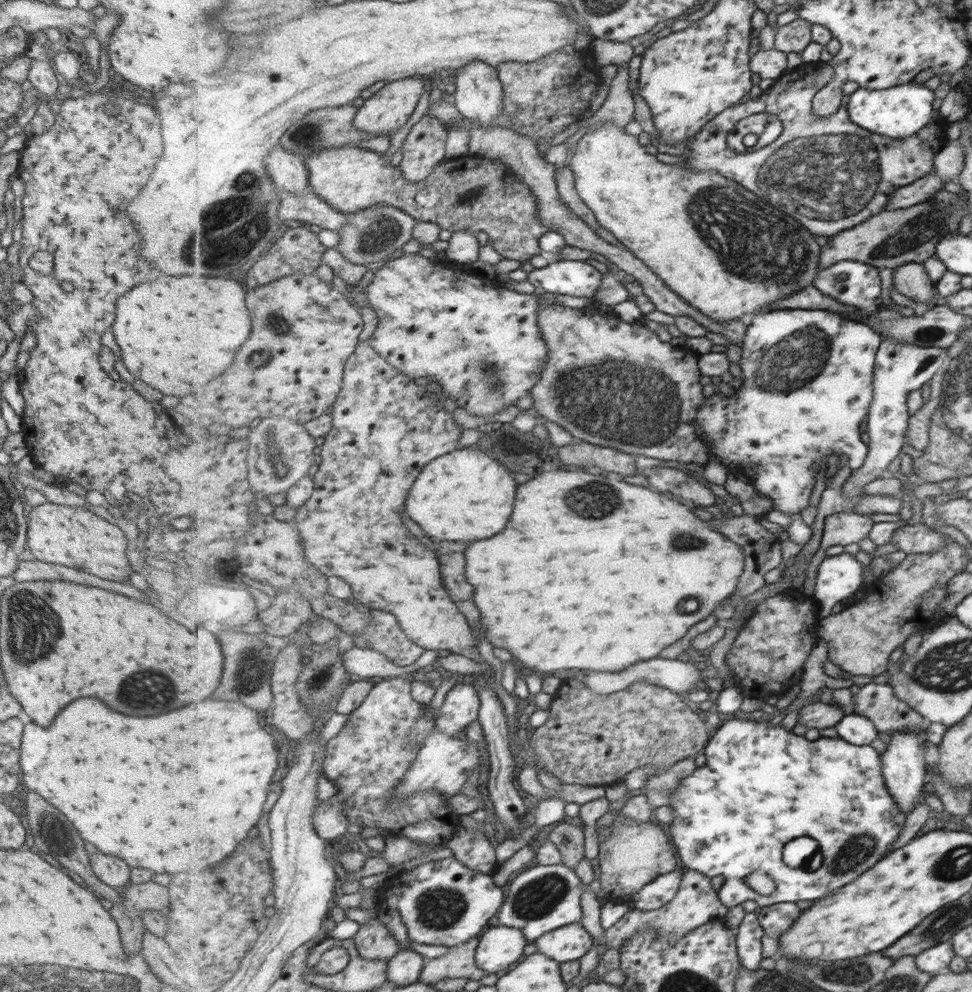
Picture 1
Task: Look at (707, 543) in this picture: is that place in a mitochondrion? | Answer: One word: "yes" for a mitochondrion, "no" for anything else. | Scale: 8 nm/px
yes

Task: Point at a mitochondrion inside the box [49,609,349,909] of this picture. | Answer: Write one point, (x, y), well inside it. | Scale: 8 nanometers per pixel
(150, 692)

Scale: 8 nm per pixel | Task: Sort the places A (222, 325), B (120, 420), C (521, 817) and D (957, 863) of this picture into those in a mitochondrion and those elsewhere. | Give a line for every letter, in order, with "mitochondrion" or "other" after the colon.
A: other
B: mitochondrion
C: other
D: mitochondrion

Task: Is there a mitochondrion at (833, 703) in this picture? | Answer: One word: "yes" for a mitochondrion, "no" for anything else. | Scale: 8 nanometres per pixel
no

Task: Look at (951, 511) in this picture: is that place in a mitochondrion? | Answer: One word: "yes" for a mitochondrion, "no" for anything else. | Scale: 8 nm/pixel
no

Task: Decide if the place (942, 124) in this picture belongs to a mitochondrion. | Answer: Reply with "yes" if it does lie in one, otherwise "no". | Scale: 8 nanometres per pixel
no

